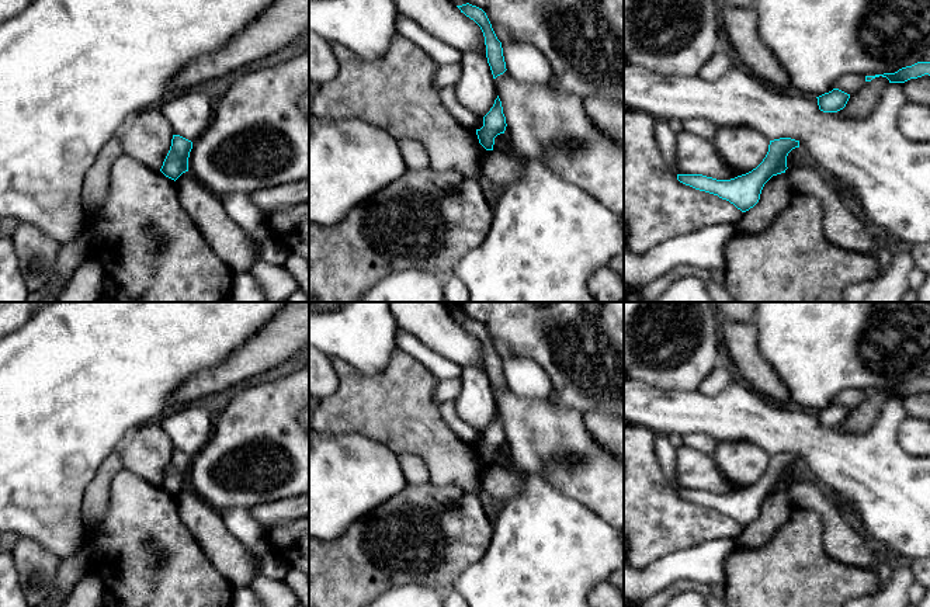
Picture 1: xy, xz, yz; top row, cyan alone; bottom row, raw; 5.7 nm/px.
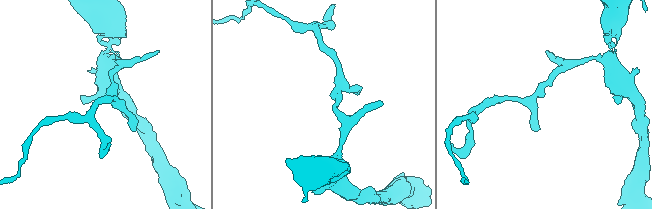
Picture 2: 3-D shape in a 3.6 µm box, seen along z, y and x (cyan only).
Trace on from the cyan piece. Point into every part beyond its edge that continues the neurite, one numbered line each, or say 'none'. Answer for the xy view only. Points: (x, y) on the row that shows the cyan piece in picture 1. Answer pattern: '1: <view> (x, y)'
none

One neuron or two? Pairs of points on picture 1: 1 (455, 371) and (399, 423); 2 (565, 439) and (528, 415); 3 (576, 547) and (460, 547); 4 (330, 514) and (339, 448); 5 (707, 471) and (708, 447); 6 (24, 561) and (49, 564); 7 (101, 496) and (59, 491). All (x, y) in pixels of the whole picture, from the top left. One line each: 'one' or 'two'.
1: two
2: one
3: two
4: one
5: two
6: one
7: two

